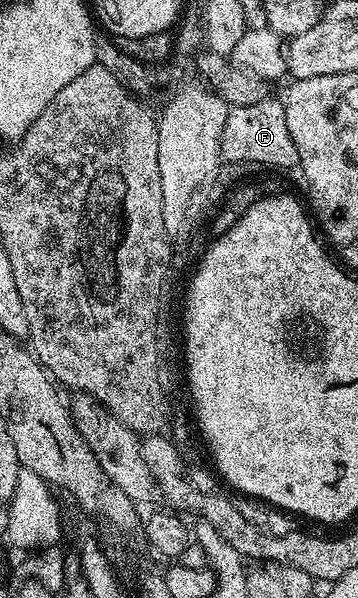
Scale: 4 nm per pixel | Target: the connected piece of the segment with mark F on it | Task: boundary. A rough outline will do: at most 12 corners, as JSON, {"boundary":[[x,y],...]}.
{"boundary":[[277,97],[227,111],[224,162],[299,161]]}

